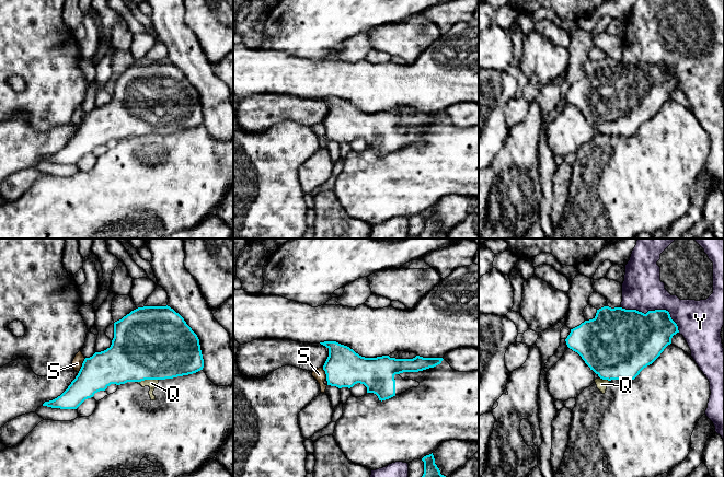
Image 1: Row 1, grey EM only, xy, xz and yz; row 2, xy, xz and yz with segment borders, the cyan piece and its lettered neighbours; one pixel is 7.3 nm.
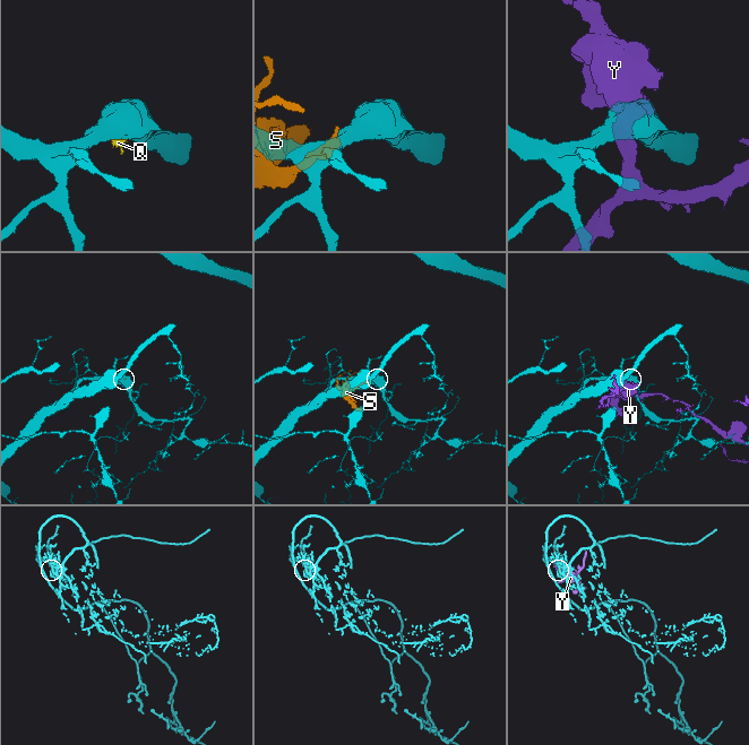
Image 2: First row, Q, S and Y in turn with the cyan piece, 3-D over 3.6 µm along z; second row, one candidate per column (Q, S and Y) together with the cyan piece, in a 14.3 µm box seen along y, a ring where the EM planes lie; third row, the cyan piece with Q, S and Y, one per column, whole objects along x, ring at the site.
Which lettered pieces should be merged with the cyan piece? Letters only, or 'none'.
none

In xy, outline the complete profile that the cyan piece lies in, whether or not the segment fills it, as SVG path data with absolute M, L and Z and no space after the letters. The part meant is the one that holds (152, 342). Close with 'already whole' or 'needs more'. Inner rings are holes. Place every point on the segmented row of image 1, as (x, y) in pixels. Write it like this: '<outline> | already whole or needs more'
M143 306L114 323L112 345L104 351L85 358L68 388L43 406L77 409L85 399L111 384L165 380L196 373L204 368L199 339L184 318L170 306Z | already whole

